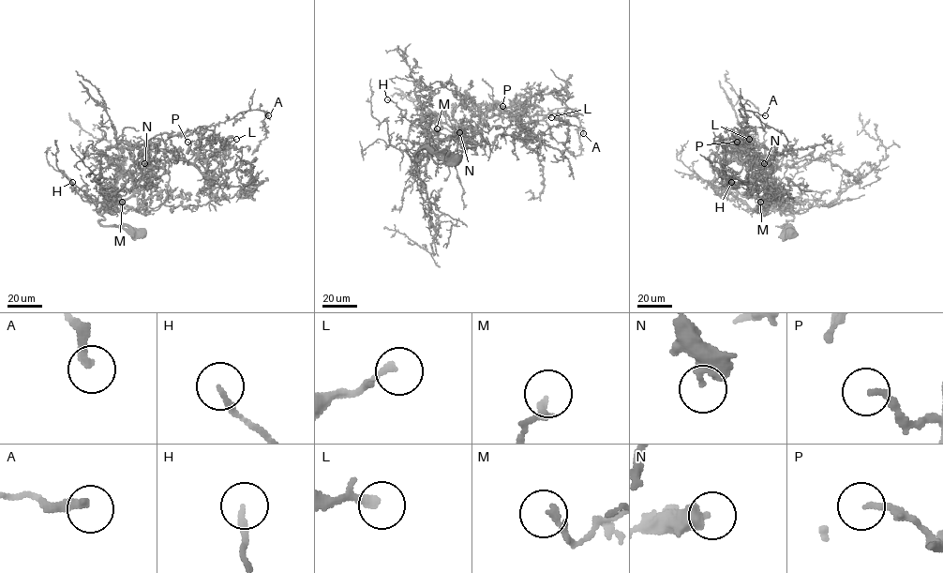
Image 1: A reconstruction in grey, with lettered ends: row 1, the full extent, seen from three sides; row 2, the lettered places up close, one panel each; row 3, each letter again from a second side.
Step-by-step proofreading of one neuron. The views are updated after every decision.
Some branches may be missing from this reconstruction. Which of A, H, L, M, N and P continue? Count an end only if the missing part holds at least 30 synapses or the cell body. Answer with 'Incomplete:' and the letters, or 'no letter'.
Incomplete: L, P

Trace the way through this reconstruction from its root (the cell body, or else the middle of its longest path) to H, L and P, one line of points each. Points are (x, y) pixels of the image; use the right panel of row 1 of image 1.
H: (790, 235), (779, 226), (791, 220), (792, 216), (767, 206), (751, 194), (754, 198), (741, 197), (731, 182)
L: (790, 235), (779, 226), (794, 218), (775, 206), (768, 190), (770, 167), (733, 159), (756, 159), (749, 139)
P: (790, 235), (779, 226), (794, 218), (775, 206), (768, 190), (770, 167), (733, 159), (746, 158), (737, 142)

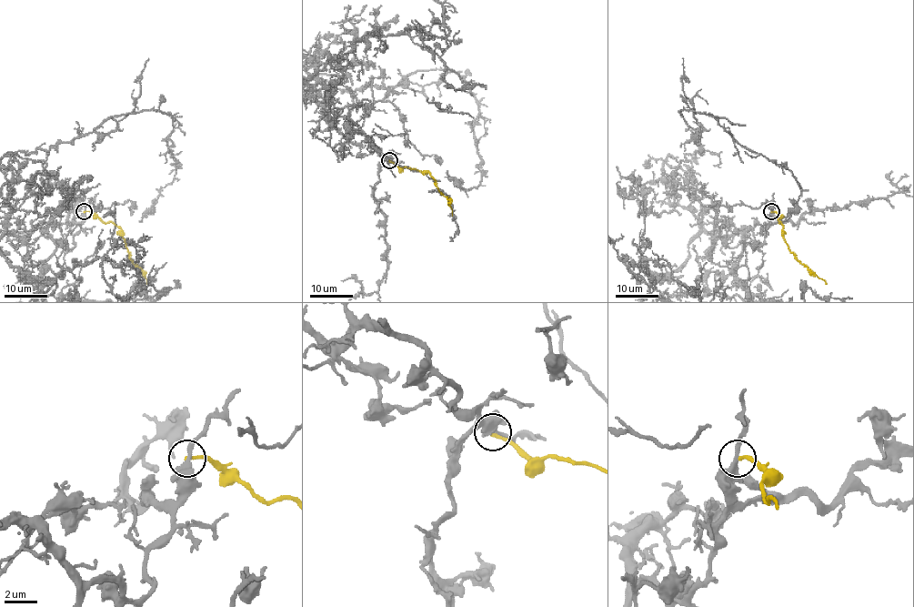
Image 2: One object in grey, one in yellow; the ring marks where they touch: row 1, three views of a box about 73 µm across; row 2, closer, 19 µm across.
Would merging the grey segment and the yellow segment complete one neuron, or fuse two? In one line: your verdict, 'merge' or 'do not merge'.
do not merge

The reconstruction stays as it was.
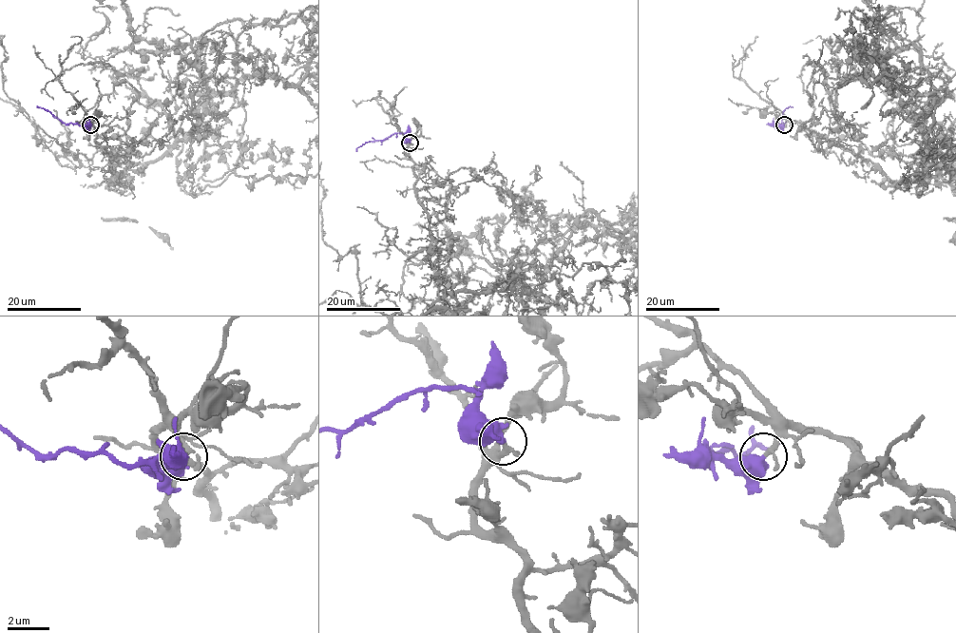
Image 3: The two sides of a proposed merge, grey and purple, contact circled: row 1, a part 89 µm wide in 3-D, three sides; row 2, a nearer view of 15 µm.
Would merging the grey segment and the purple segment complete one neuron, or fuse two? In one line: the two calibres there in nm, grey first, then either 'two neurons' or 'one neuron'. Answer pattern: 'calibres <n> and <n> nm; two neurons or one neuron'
calibres 200 and 550 nm; one neuron

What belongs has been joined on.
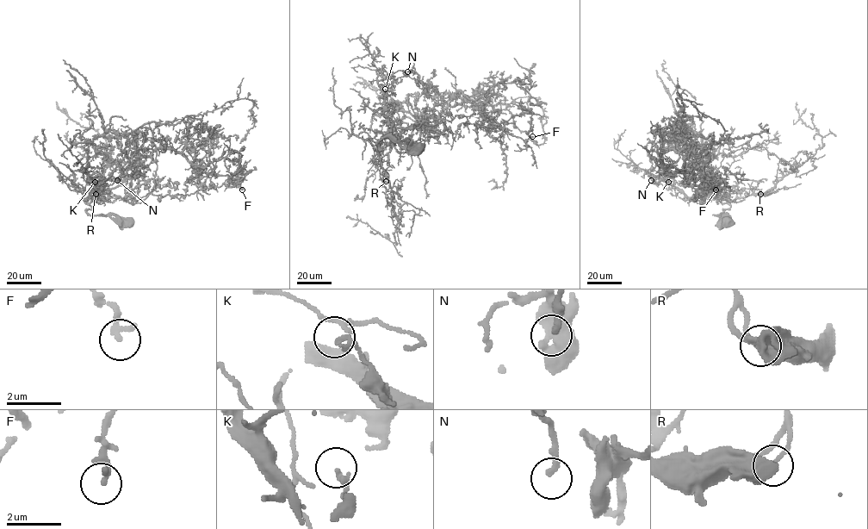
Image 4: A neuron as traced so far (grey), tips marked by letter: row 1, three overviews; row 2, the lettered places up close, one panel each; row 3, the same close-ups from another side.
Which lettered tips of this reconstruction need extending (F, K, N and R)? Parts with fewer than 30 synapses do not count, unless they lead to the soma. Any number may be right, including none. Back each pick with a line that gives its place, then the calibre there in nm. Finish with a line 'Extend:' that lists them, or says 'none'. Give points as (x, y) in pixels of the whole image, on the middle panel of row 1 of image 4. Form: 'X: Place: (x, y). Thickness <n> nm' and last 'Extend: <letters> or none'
Extend: none

